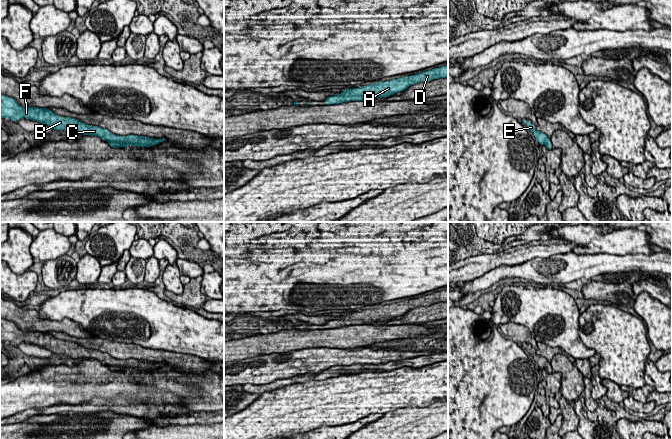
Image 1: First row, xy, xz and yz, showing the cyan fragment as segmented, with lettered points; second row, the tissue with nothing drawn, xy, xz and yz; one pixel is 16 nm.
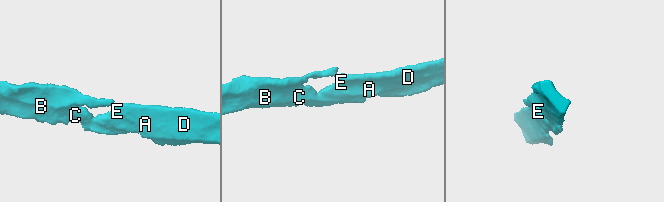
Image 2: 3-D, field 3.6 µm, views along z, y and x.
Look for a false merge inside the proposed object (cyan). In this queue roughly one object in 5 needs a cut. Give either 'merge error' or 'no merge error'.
no merge error

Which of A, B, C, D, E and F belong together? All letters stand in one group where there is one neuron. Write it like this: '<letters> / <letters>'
A B C D E F

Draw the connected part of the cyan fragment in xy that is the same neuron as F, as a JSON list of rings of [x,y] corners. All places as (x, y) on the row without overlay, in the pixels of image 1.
[[[0,318],[0,342],[10,342],[15,346],[26,342],[46,348],[53,354],[65,354],[72,358],[98,360],[107,365],[112,372],[124,370],[126,373],[129,369],[145,372],[166,365],[165,362],[154,363],[138,359],[119,360],[110,356],[108,353],[85,348],[76,342],[60,341],[48,332],[23,332],[14,322],[2,318]]]

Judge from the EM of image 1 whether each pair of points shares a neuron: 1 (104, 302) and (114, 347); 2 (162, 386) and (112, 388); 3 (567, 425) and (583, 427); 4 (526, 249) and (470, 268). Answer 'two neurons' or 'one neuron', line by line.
1: two neurons
2: one neuron
3: two neurons
4: one neuron

